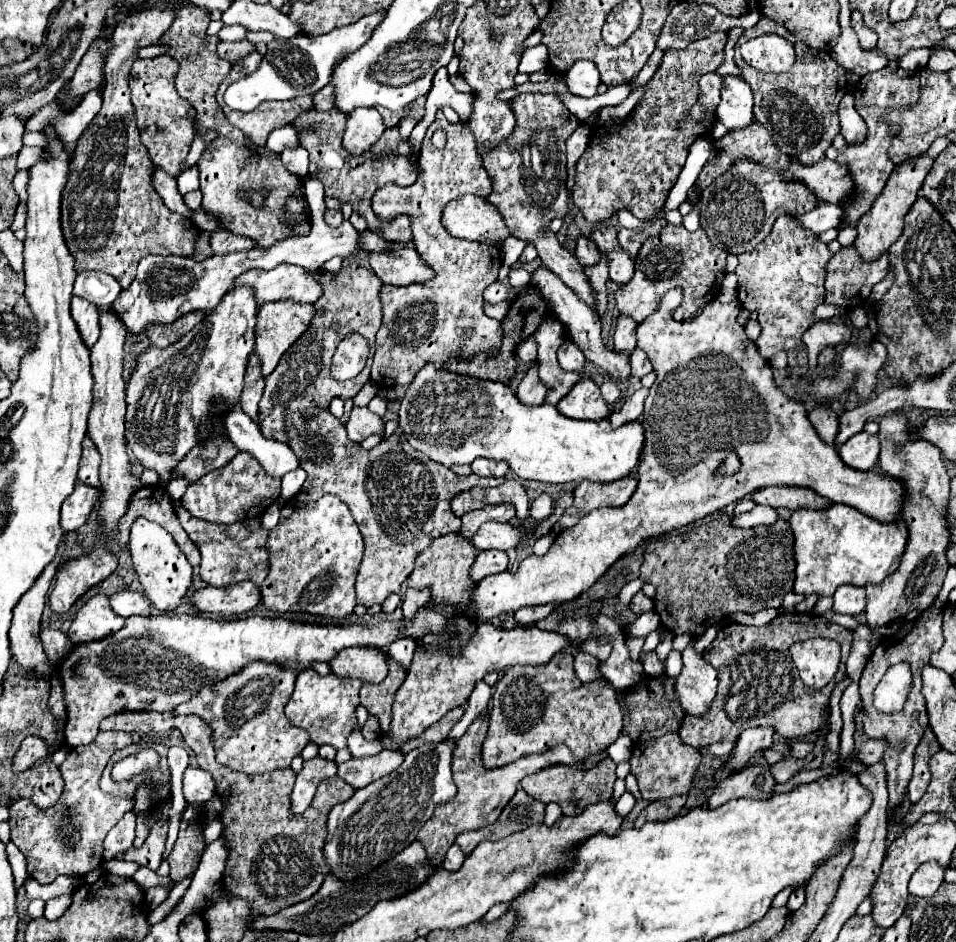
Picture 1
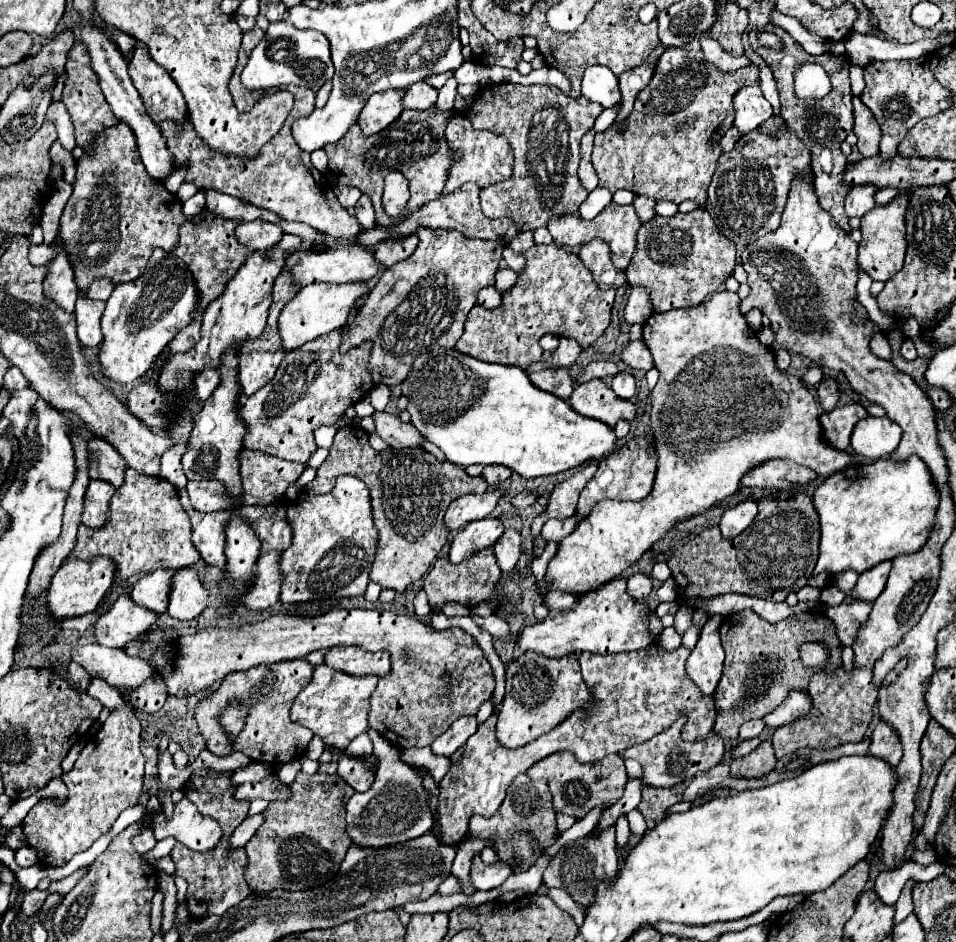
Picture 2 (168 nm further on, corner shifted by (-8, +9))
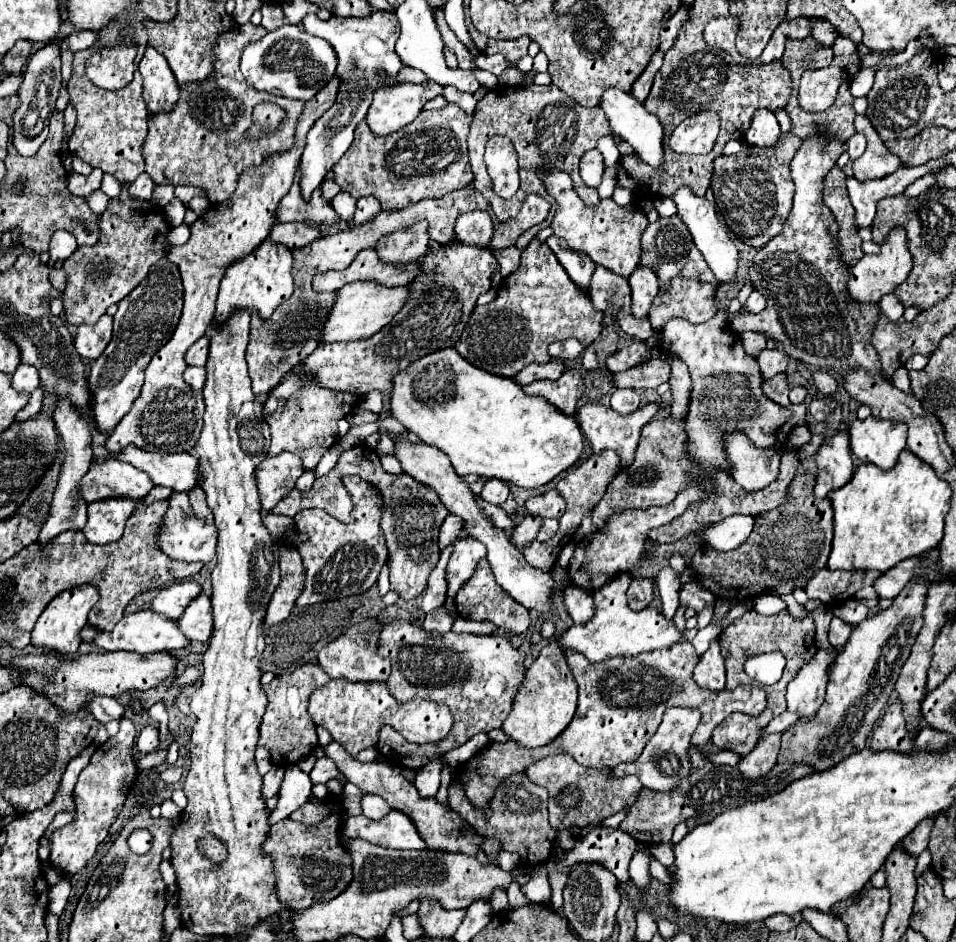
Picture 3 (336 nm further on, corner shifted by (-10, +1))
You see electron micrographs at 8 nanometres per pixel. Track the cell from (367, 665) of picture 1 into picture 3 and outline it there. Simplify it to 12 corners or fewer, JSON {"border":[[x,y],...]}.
{"border":[[375,621],[349,627],[317,655],[331,679],[381,681]]}

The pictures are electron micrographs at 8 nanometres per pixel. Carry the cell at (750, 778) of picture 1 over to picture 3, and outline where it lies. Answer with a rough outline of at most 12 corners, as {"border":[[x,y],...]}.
{"border":[[779,733],[761,739],[739,761],[741,775],[759,779],[777,763]]}

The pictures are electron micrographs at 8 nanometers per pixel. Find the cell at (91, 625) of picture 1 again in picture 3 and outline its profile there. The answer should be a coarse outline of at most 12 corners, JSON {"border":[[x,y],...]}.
{"border":[[127,613],[95,637],[105,651],[141,655],[183,649],[177,623]]}

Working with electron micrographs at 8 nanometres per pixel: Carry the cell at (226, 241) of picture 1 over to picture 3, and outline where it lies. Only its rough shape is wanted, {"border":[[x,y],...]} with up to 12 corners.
{"border":[[275,223],[269,239],[293,251],[319,237],[307,223]]}

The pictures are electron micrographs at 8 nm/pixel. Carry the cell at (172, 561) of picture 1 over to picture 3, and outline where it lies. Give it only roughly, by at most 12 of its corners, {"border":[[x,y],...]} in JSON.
{"border":[[205,593],[191,599],[177,619],[195,641],[211,637],[211,601]]}

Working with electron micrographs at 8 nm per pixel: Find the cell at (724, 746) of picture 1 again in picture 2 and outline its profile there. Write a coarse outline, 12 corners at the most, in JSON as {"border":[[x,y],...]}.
{"border":[[763,719],[743,723],[739,739],[753,739],[765,729]]}

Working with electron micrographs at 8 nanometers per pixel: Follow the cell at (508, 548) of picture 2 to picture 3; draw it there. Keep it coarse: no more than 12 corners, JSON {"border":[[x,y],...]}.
{"border":[[527,515],[513,529],[511,543],[519,549],[537,537],[541,519]]}

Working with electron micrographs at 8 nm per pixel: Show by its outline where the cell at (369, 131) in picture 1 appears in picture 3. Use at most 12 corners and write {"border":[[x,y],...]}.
{"border":[[437,83],[377,89],[367,125],[377,137],[411,123]]}

